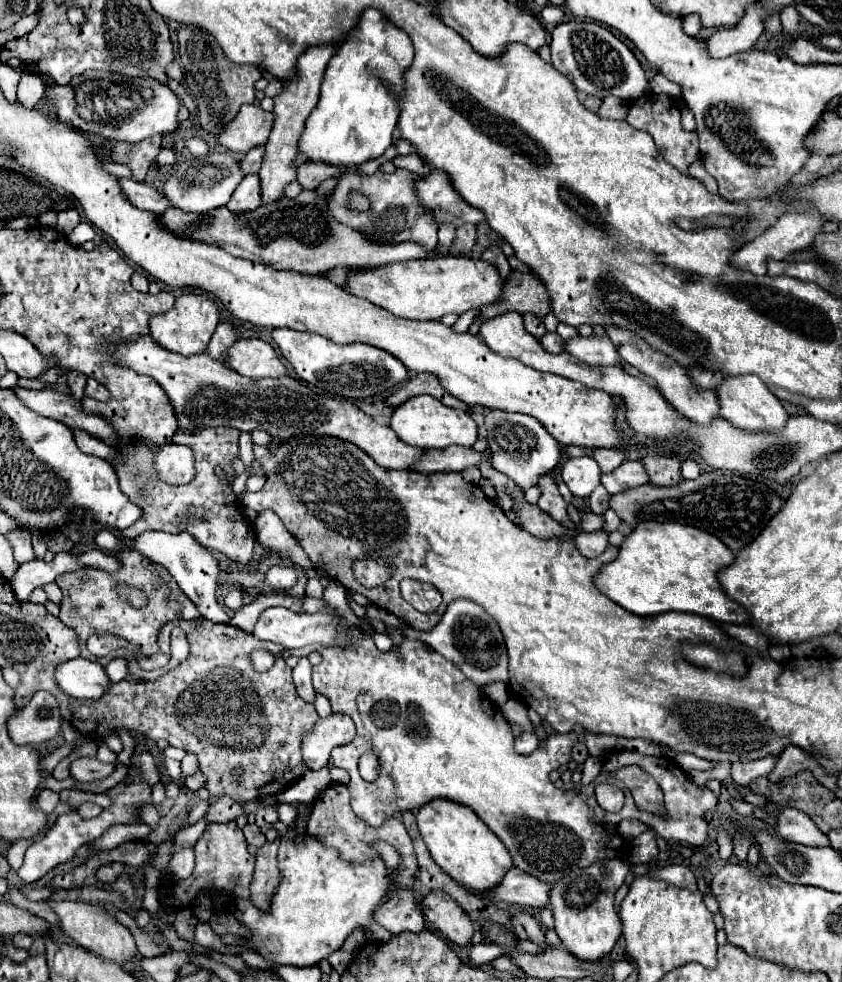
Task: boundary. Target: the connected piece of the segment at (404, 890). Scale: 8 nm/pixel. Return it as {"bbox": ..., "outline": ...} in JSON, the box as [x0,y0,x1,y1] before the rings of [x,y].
{"bbox":[373,887,425,935],"outline":[[[399,887],[397,891],[393,891],[387,903],[377,907],[377,911],[373,913],[373,919],[393,935],[399,935],[405,931],[419,933],[425,929],[425,919],[415,901],[413,887]]]}

